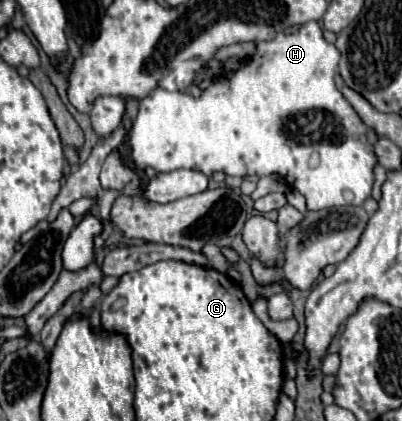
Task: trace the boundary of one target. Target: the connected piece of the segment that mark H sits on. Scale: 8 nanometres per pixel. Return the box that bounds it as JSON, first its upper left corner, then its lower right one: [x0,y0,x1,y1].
[128,22,378,212]

